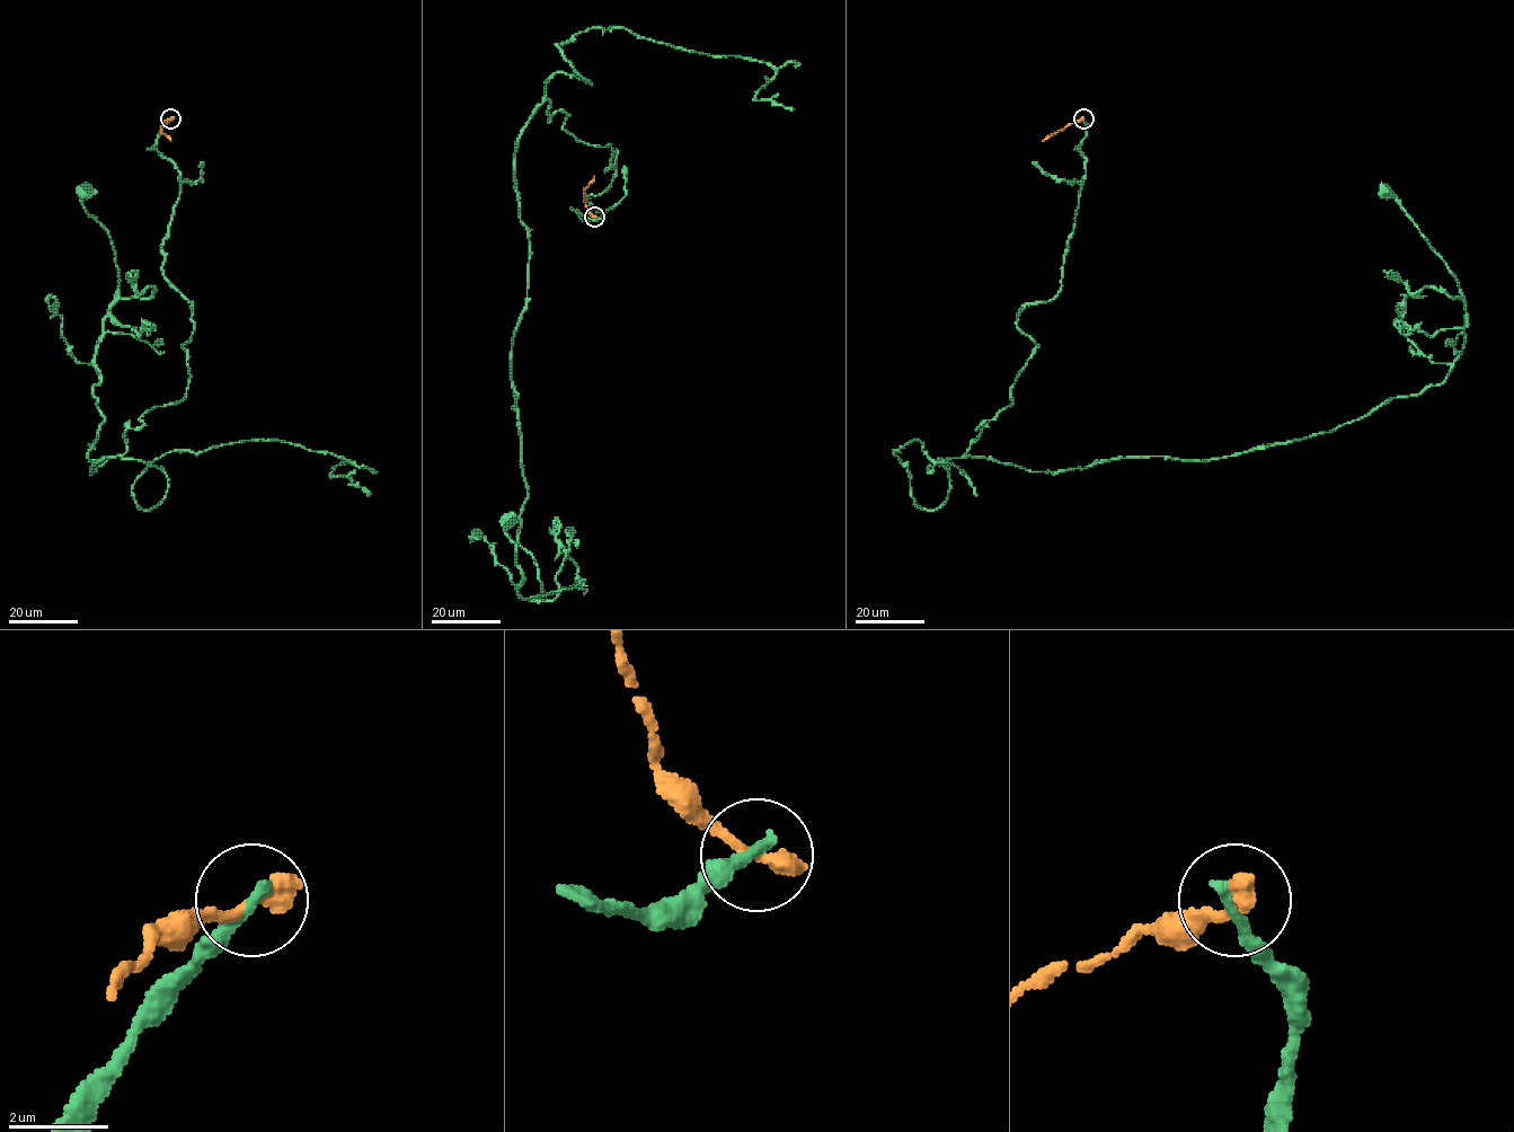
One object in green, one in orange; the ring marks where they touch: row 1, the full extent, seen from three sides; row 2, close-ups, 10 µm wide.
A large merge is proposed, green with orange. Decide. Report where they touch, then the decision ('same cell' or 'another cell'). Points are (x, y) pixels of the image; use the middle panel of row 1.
(594, 217) | another cell

